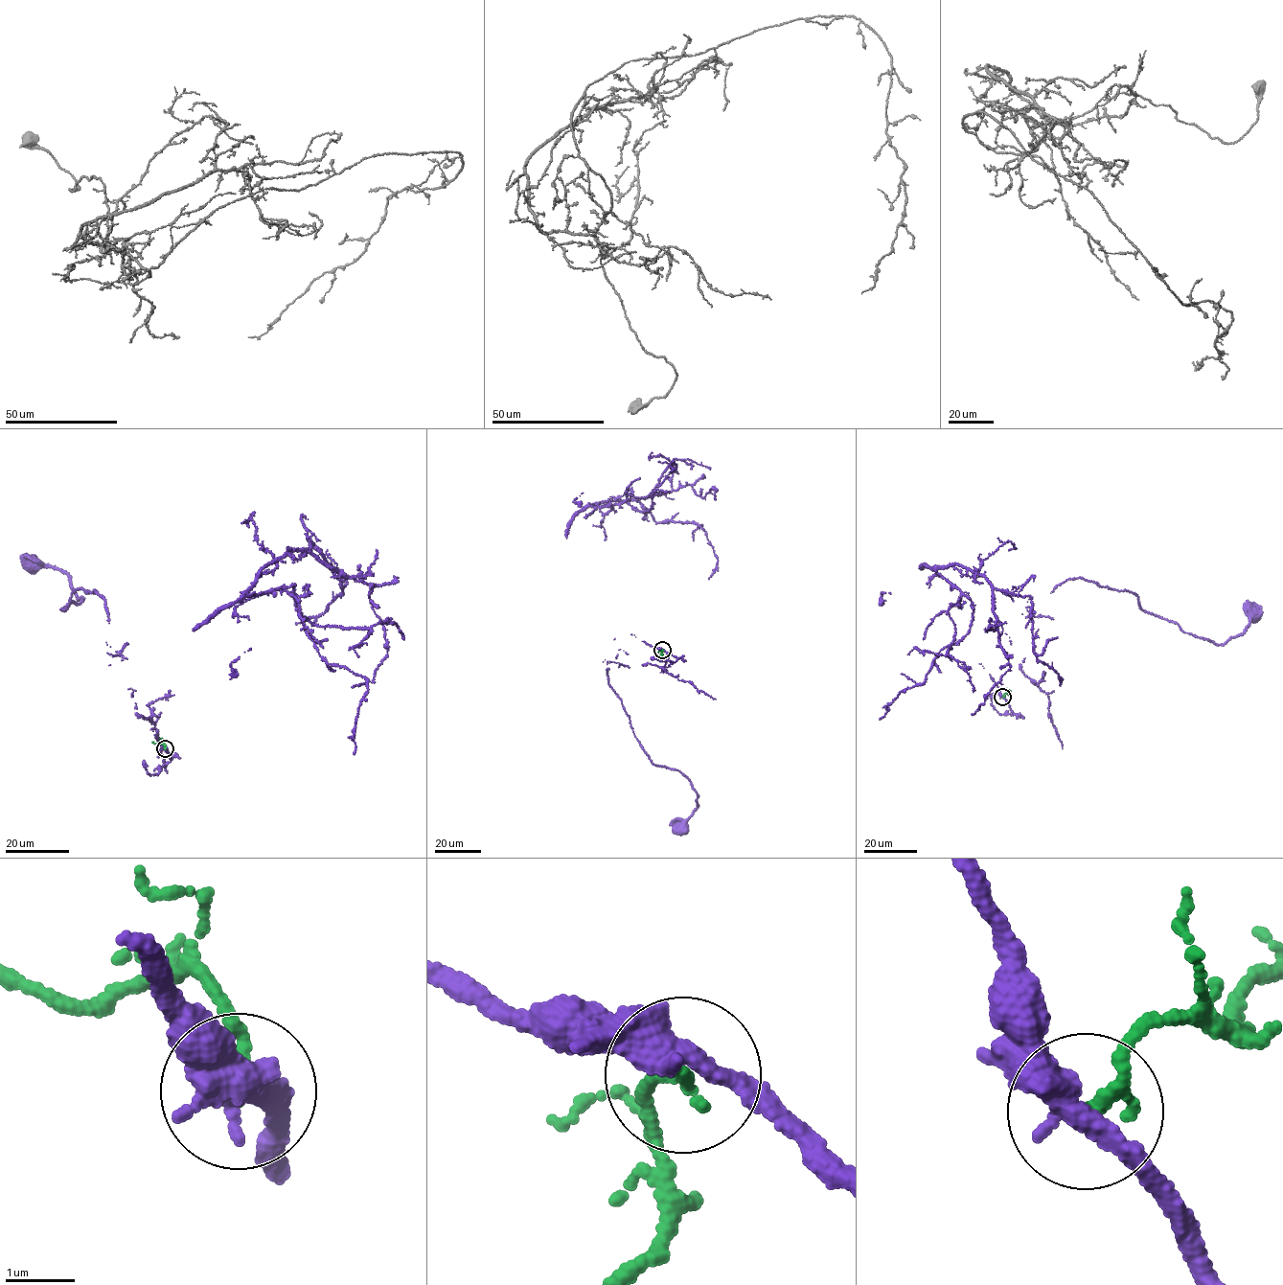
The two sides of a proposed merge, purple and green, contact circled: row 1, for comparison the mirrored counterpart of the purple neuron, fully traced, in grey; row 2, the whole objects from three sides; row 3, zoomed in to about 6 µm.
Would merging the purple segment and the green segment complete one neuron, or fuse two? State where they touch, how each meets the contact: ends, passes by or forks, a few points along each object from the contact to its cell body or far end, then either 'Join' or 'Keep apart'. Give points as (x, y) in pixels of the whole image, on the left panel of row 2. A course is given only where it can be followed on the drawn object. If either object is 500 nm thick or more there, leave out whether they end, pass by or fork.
Place: (165, 748). At the ring purple passes by. At the ring green ends. Course of purple: (165, 748), (177, 755), (295, 623), (109, 620), (80, 587), (61, 609), (82, 598), (69, 577), (31, 564). Course of green: (164, 748), (162, 742), (152, 743). Keep apart

